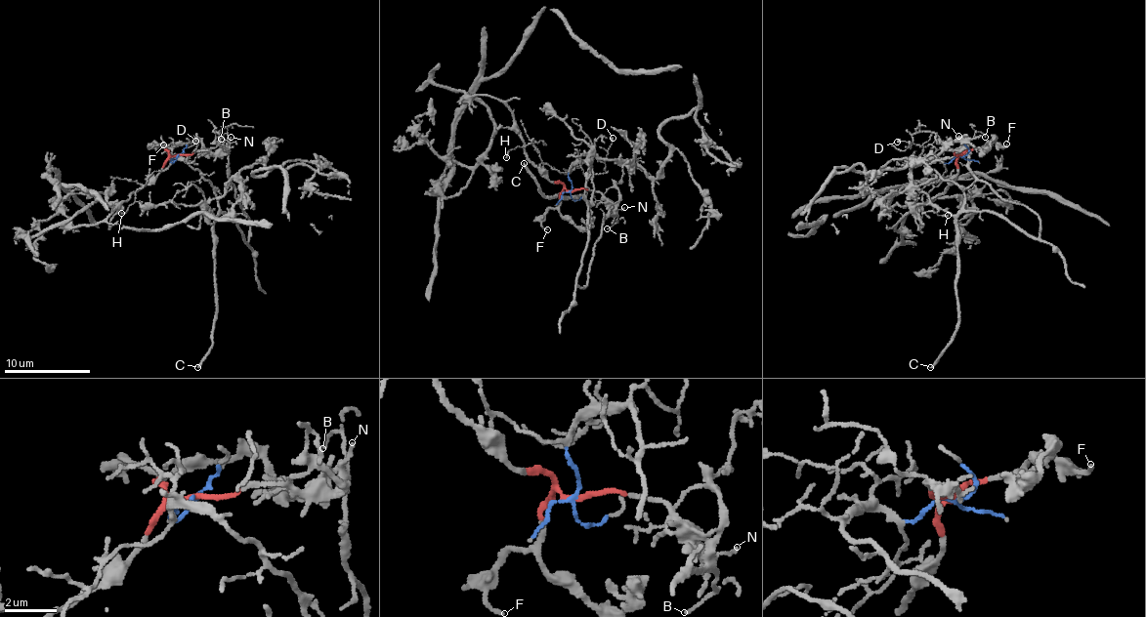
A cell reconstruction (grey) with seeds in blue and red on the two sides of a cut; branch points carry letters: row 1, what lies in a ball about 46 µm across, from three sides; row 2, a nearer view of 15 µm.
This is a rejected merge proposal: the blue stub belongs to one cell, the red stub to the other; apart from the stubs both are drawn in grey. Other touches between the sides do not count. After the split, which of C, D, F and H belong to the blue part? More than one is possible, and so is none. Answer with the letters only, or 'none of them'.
C, D, H

